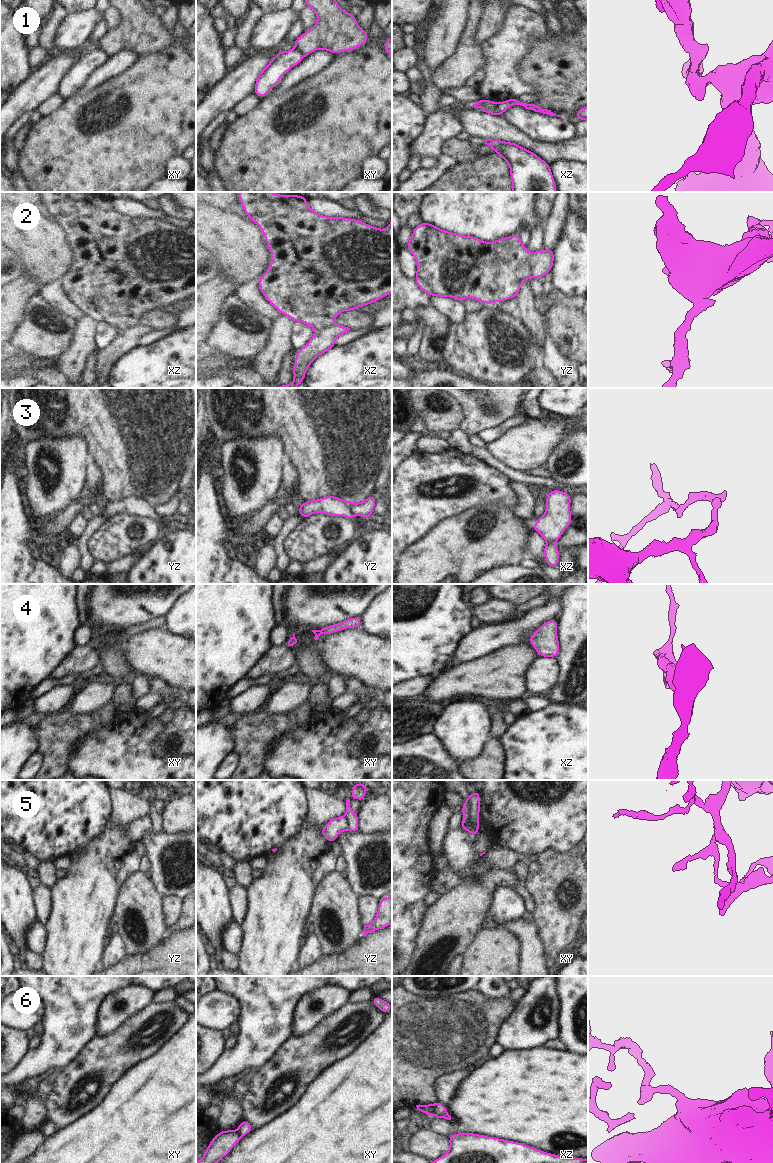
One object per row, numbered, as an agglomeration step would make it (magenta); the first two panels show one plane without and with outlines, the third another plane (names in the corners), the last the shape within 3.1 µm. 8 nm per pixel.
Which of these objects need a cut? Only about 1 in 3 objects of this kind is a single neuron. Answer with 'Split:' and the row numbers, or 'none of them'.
Split: 1, 2, 3, 5, 6

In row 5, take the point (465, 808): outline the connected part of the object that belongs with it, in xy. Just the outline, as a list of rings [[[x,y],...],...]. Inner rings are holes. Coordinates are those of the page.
[[[465,799],[464,805],[461,807],[462,814],[463,814],[463,821],[459,828],[466,830],[466,824],[468,822],[468,815],[469,815],[469,802]]]

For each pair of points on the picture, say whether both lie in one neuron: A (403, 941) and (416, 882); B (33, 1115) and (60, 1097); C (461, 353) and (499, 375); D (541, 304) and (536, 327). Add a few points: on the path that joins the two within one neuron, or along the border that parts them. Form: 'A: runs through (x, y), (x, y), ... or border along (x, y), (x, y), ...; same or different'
A: runs through (403, 926), (403, 897); same
B: border along (43, 1102), (46, 1118); different
C: runs through (470, 353), (477, 353), (490, 366); same
D: border along (535, 298), (535, 307), (541, 313); different

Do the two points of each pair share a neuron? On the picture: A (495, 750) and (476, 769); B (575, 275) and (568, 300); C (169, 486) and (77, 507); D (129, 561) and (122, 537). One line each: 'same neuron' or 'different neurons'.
A: same neuron
B: different neurons
C: different neurons
D: different neurons

